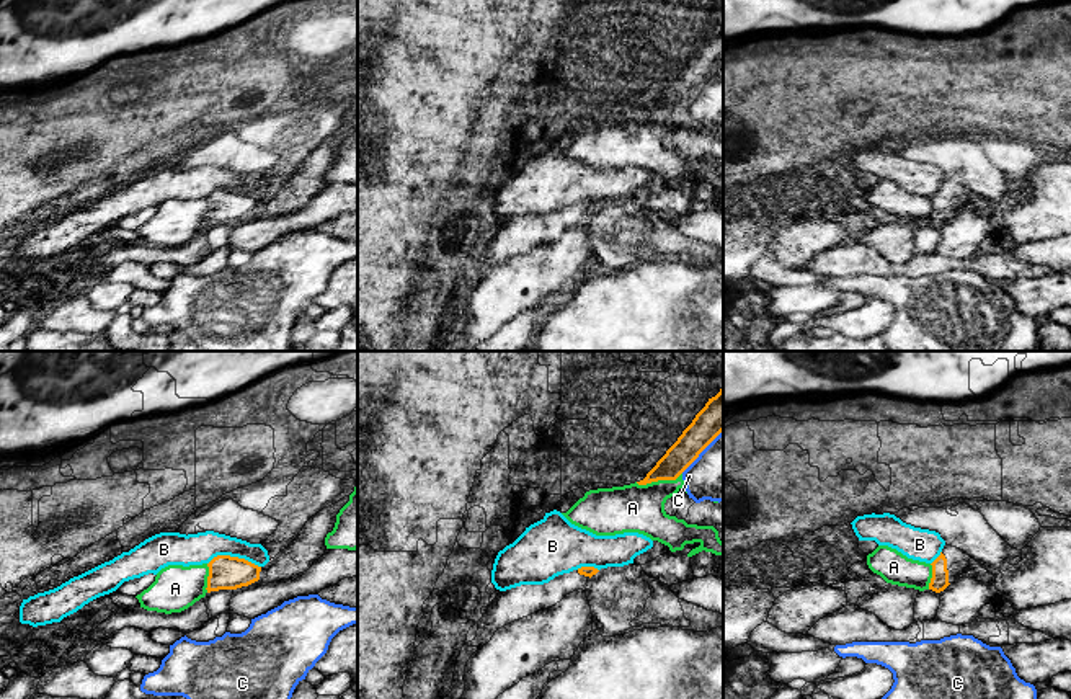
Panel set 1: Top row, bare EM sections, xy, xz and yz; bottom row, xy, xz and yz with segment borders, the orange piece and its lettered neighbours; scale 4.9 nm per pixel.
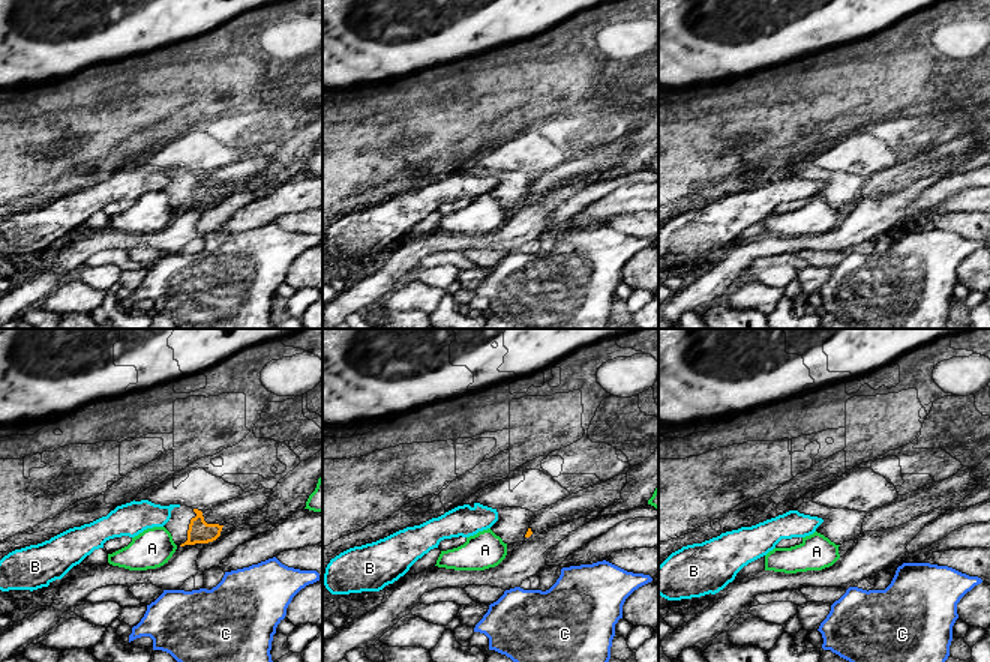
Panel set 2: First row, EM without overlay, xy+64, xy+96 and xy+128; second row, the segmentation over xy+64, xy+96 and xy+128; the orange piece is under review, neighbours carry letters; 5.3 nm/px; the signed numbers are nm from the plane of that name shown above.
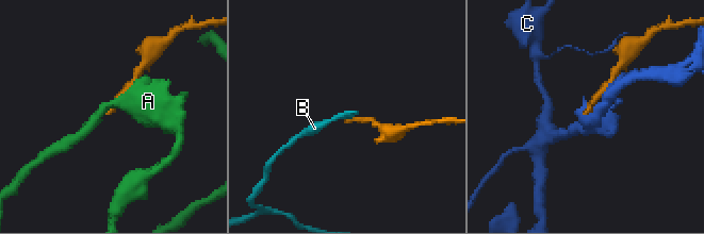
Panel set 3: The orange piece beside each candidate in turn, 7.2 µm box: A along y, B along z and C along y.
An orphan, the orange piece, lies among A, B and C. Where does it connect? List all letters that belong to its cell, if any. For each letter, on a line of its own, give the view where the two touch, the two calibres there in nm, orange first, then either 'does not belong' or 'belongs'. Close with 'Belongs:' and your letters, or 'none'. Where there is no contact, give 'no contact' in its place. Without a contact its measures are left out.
A: contact in xz; calibres 140 and 240 nm; does not belong
B: contact in xy; calibres 170 and 160 nm; does not belong
C: contact in xz; calibres 180 and 280 nm; does not belong
Belongs: none

